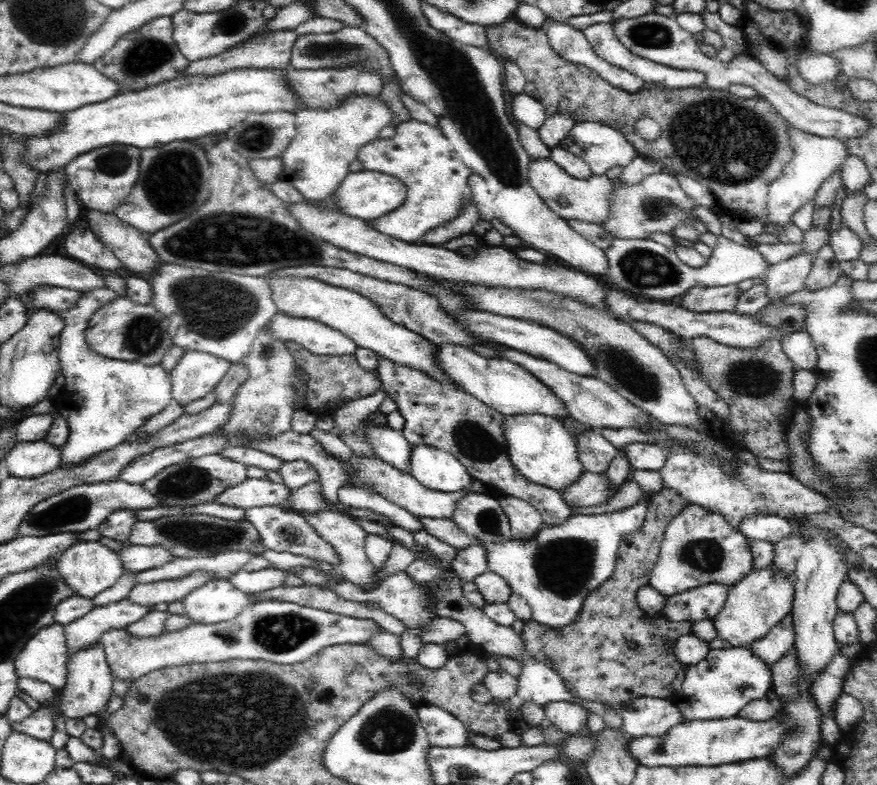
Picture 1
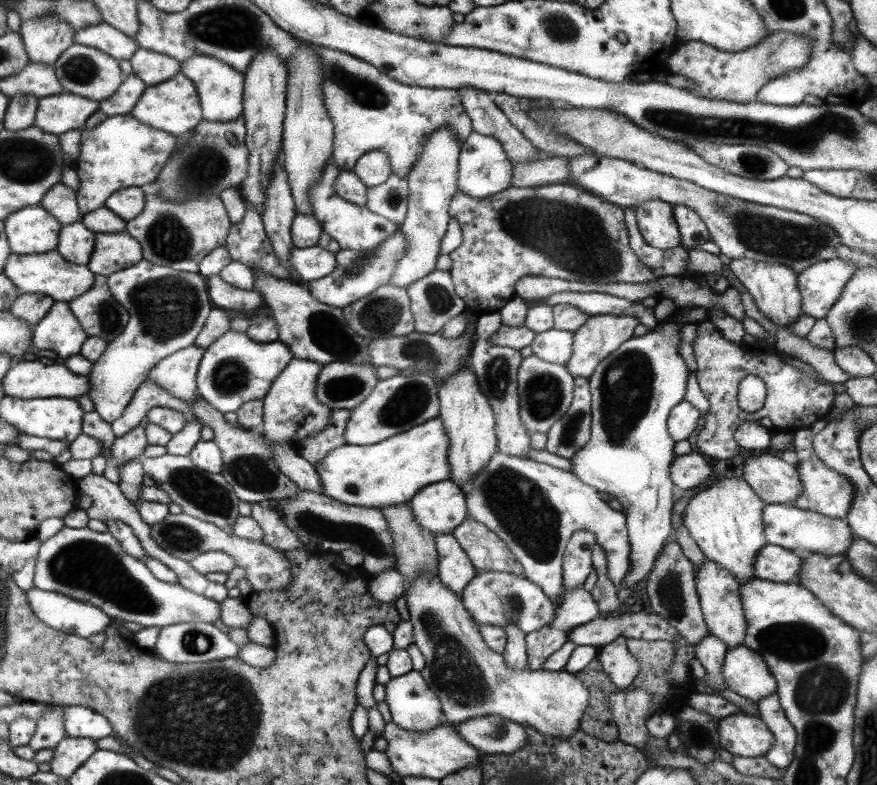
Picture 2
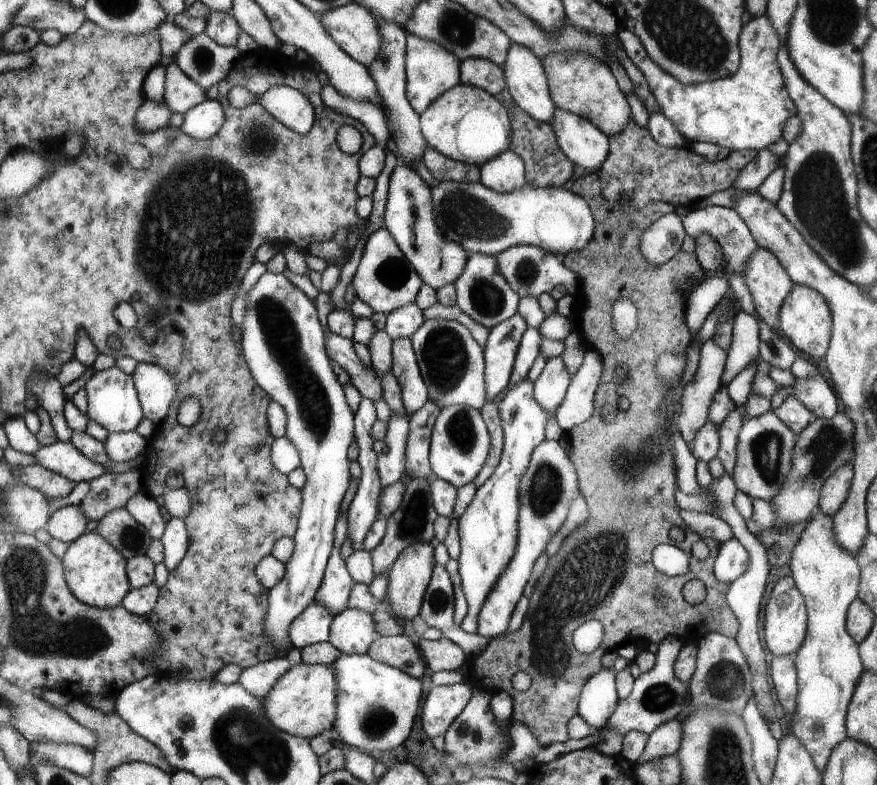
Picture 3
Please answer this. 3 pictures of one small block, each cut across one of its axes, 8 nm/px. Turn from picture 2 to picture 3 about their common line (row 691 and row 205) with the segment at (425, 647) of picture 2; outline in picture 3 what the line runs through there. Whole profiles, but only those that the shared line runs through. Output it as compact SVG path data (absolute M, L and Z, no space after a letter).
M437 182L431 188L431 200L433 220L441 236L459 244L467 254L497 256L513 246L539 246L565 256L567 252L579 252L595 230L589 204L561 188L533 188L525 184L509 194L499 194L479 182Z

